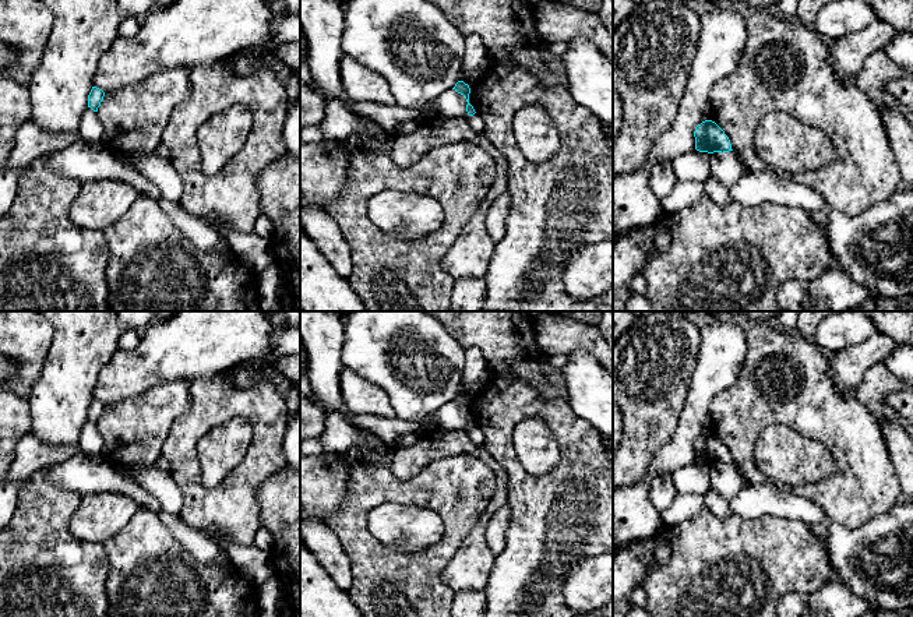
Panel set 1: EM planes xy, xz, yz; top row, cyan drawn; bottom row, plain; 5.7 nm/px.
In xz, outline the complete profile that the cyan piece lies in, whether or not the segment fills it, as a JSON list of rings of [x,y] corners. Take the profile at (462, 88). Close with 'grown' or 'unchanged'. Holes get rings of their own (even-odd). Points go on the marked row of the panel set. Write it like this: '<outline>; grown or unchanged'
[[[458,81],[455,84],[455,87],[452,88],[455,89],[458,94],[463,95],[468,105],[466,105],[466,112],[468,114],[470,116],[468,120],[469,120],[469,124],[470,127],[479,133],[479,134],[483,134],[484,131],[484,124],[480,119],[480,116],[475,112],[473,106],[469,103],[469,94],[470,94],[470,88],[468,84],[465,84],[463,81]]]; grown

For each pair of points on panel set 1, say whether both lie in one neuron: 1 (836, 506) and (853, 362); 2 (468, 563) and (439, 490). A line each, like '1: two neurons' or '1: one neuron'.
1: two neurons
2: two neurons

